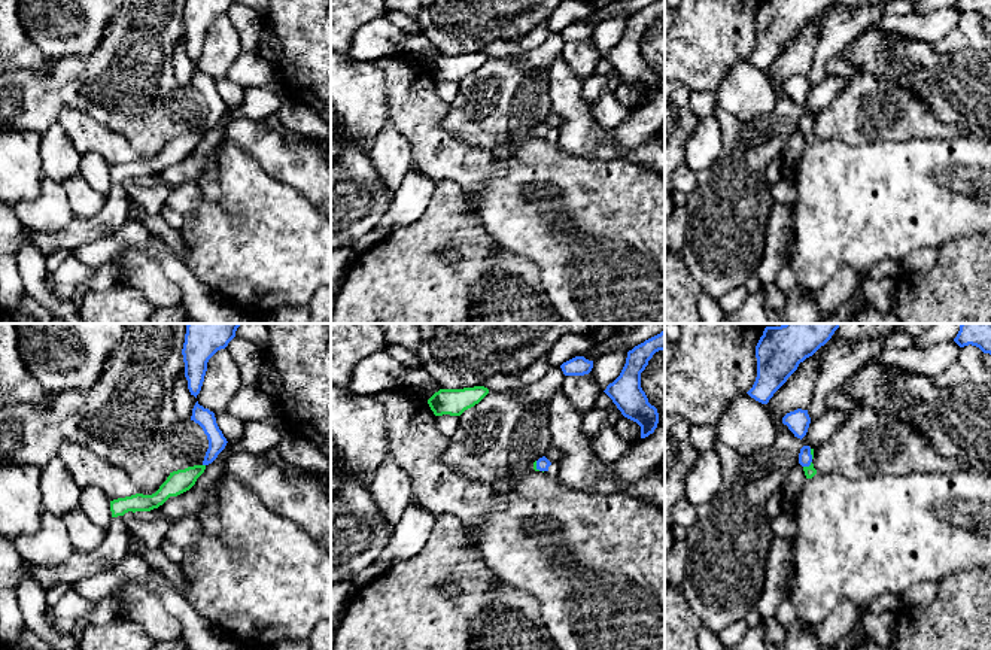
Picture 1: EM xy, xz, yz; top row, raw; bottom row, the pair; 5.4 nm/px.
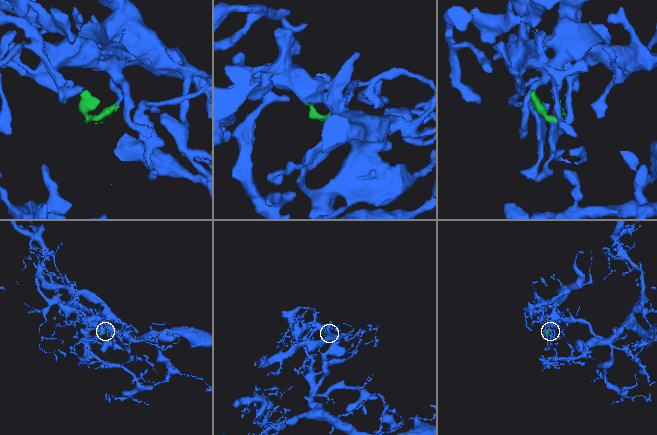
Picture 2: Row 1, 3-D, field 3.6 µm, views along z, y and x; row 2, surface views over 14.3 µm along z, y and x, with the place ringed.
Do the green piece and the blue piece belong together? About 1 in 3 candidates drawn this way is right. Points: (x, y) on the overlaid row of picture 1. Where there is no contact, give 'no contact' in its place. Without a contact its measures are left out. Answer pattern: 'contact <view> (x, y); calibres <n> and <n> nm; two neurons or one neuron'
contact yz (809, 465); calibres 60 and 80 nm; one neuron

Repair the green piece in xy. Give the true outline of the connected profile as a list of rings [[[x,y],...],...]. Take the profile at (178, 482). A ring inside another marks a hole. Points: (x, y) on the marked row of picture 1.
[[[194,465],[170,473],[167,480],[152,495],[136,493],[110,501],[112,517],[124,516],[128,511],[151,511],[162,505],[170,496],[189,490],[204,473],[206,465]]]

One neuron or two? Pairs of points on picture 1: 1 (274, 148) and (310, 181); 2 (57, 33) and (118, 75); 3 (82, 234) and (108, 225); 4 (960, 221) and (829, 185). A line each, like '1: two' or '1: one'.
1: one
2: two
3: one
4: one

